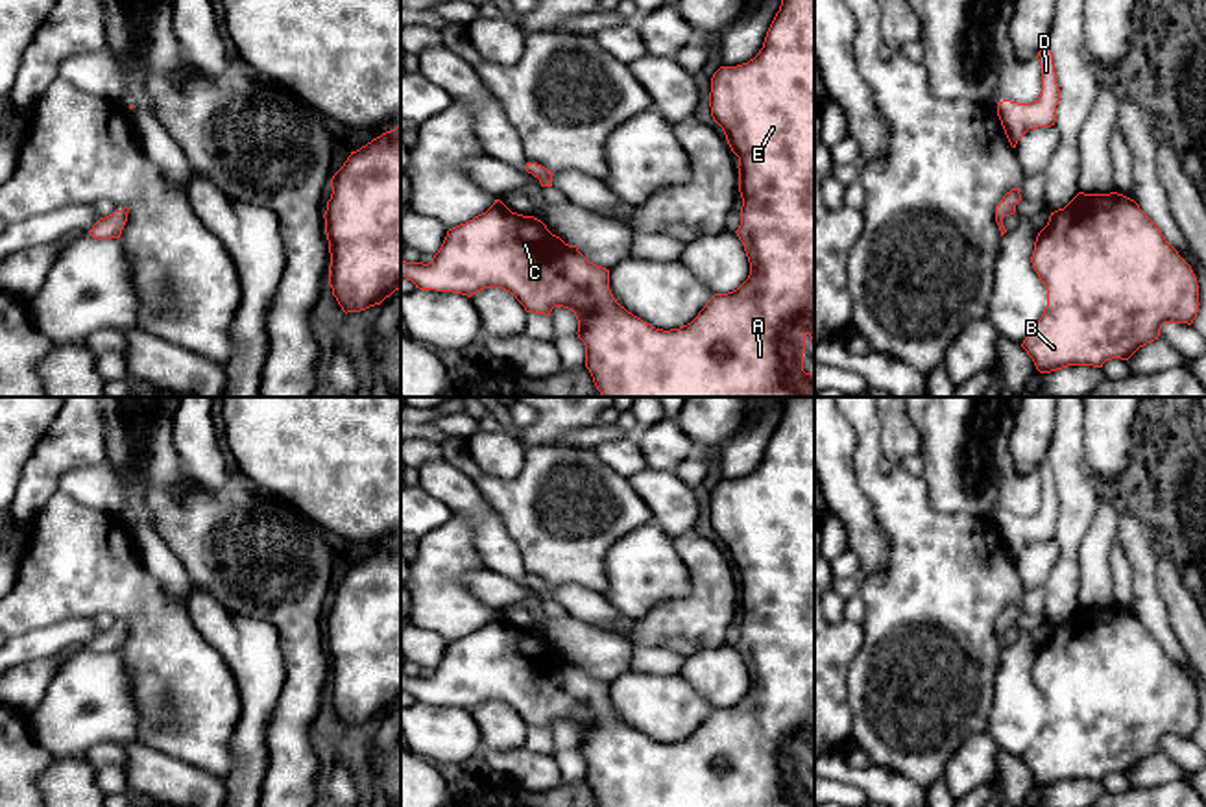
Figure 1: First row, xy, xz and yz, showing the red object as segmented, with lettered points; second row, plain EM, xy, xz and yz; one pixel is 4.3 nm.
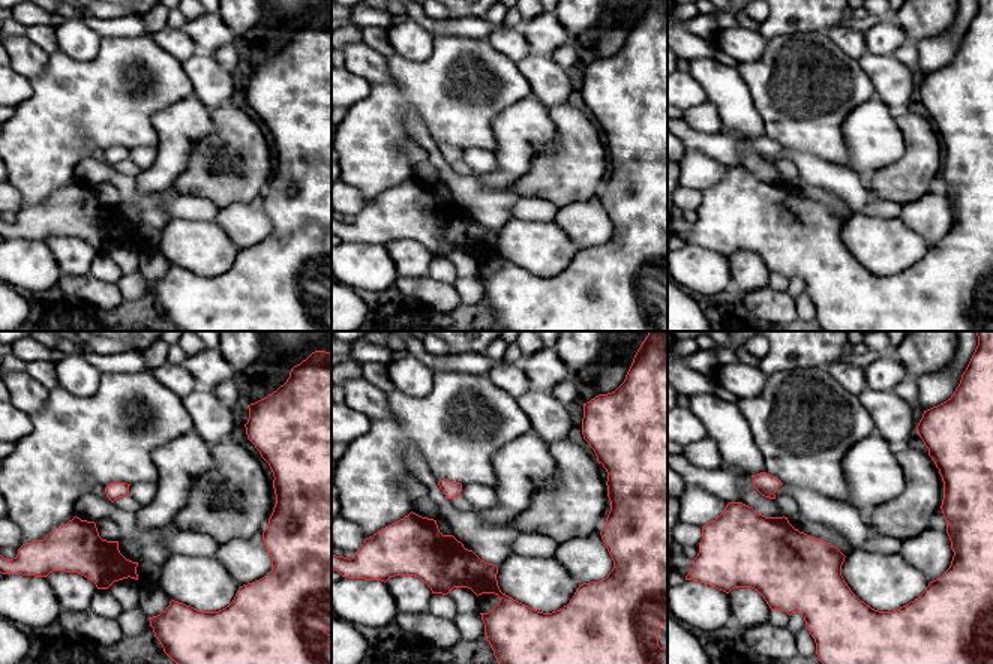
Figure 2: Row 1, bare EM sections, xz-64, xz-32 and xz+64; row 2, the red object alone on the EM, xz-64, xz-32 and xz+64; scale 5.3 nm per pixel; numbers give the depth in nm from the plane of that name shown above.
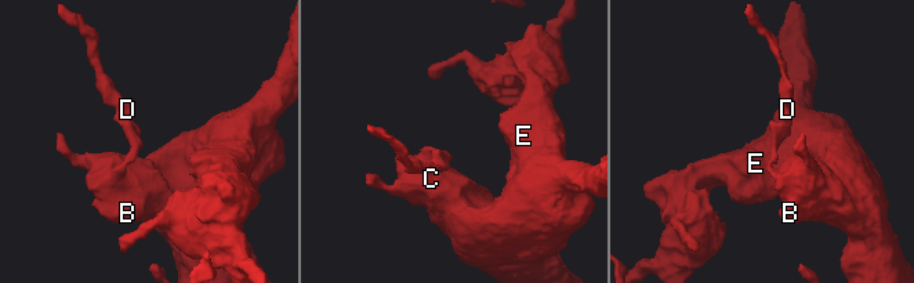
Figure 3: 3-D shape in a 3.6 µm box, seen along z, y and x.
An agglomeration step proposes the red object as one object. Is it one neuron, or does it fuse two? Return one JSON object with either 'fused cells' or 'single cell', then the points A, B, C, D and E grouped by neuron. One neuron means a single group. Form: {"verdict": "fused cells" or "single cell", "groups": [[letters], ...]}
{"verdict": "single cell", "groups": [["A", "B", "C", "D", "E"]]}

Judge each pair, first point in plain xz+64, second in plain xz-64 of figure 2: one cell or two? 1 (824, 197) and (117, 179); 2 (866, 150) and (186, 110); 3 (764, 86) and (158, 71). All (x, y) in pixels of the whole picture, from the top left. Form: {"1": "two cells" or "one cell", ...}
{"1": "one cell", "2": "one cell", "3": "one cell"}

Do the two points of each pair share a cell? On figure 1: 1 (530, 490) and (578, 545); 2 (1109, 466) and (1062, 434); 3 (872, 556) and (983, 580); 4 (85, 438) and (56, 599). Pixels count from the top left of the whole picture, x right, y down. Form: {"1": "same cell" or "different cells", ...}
{"1": "same cell", "2": "different cells", "3": "different cells", "4": "different cells"}

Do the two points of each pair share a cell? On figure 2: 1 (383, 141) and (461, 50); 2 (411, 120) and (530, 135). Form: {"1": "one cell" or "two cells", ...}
{"1": "one cell", "2": "two cells"}

